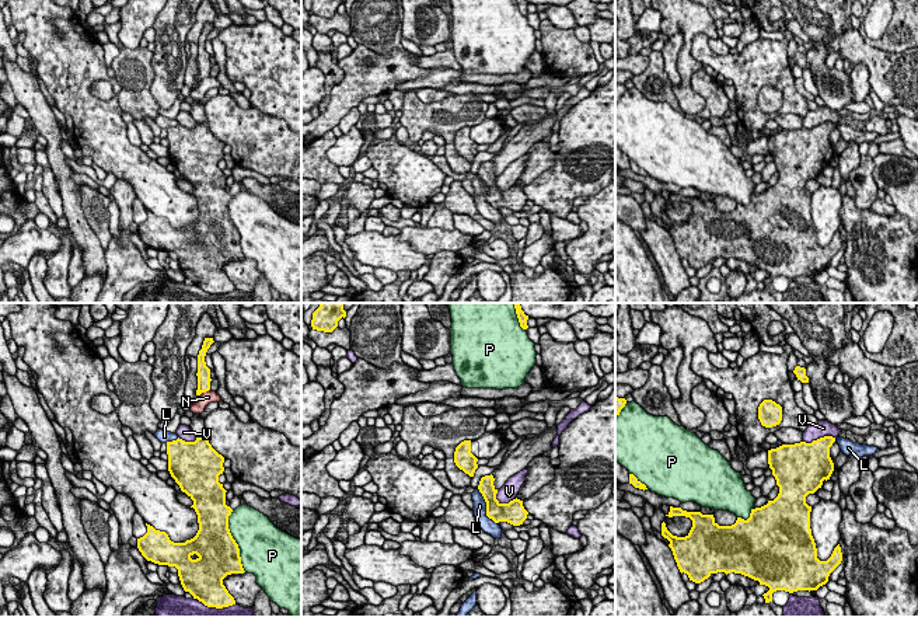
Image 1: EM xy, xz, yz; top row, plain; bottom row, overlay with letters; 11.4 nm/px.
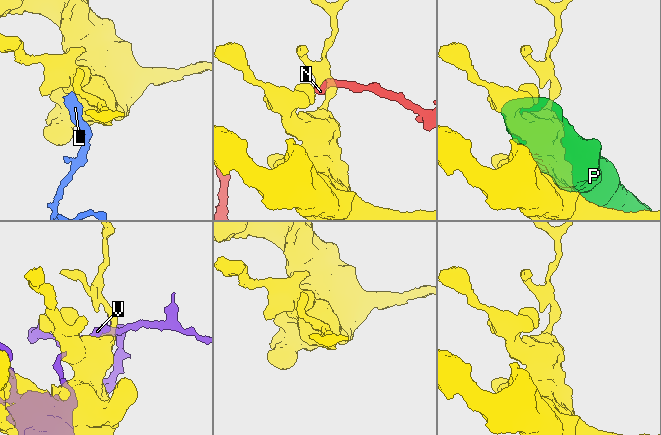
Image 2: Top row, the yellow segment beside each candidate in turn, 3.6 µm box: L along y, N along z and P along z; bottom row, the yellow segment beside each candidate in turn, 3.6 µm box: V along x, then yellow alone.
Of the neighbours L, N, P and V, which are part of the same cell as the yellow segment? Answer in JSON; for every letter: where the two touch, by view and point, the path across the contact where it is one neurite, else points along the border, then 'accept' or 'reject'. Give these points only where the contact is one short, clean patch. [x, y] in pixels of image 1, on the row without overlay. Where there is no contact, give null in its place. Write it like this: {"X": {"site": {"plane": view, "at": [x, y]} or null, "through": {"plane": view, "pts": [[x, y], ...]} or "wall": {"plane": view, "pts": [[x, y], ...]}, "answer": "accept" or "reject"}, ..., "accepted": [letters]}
{"L": {"site": {"plane": "xz", "at": [487, 192]}, "wall": {"plane": "xz", "pts": [[477, 174], [485, 188], [485, 199], [496, 209]]}, "answer": "reject"}, "N": {"site": {"plane": "xy", "at": [203, 77]}, "wall": {"plane": "xy", "pts": [[209, 75], [199, 80]]}, "answer": "reject"}, "P": {"site": {"plane": "xy", "at": [234, 227]}, "answer": "reject"}, "V": {"site": {"plane": "yz", "at": [820, 124]}, "answer": "reject"}, "accepted": []}

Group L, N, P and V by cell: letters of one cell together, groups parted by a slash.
L / N / P / V

